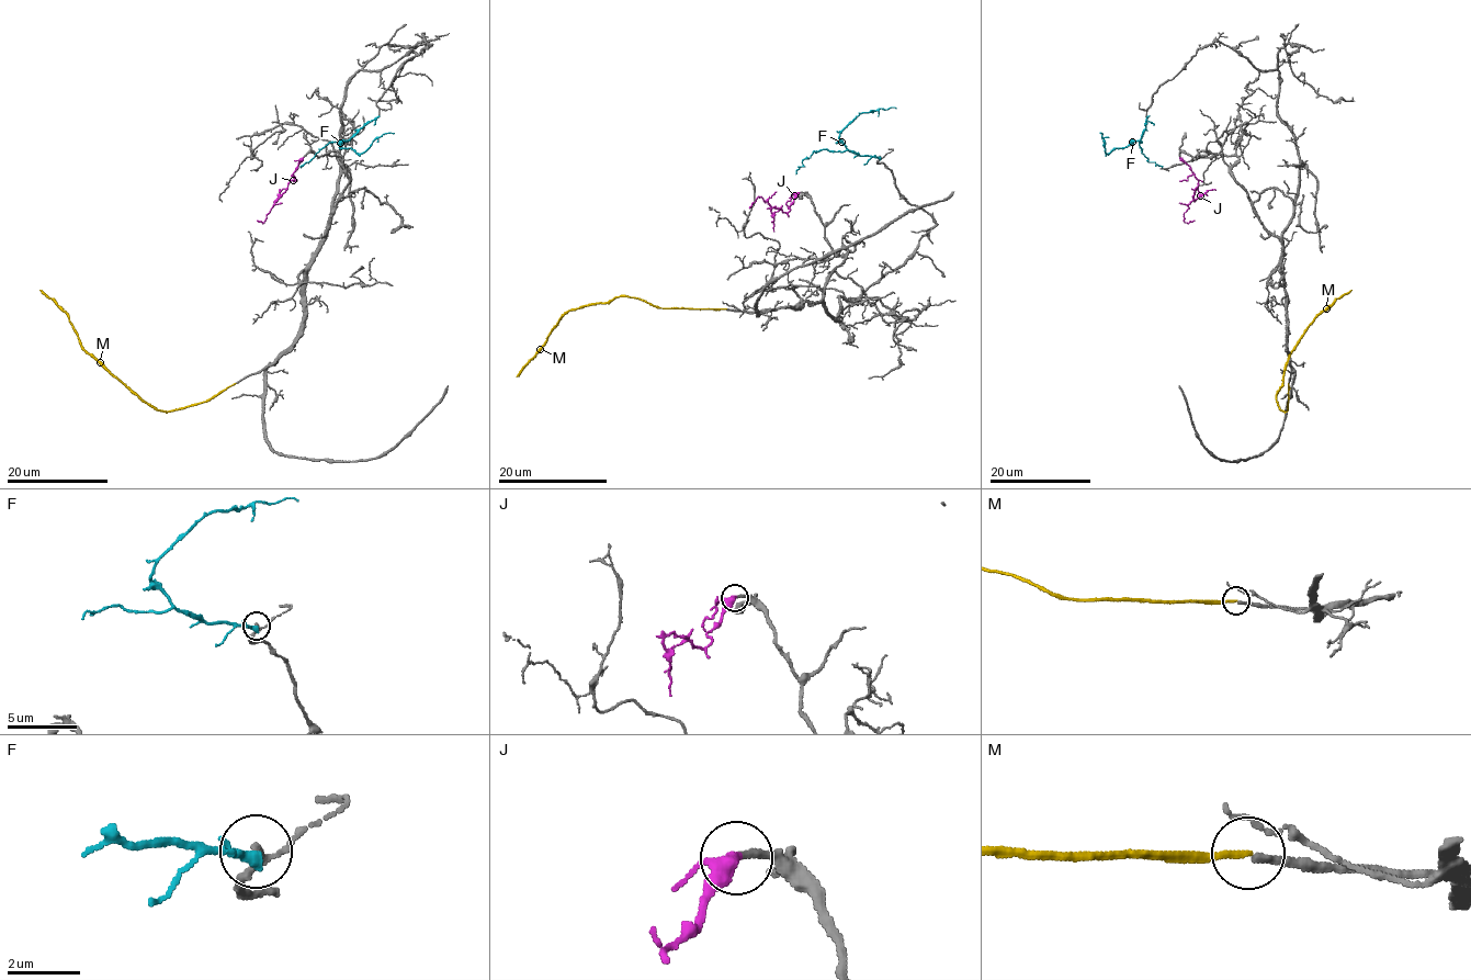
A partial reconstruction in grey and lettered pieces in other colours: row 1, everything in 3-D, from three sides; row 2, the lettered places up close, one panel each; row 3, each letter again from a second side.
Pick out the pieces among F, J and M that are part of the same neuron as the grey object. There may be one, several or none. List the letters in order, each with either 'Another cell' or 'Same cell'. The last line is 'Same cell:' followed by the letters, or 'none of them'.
F: Another cell
J: Same cell
M: Same cell
Same cell: J, M

